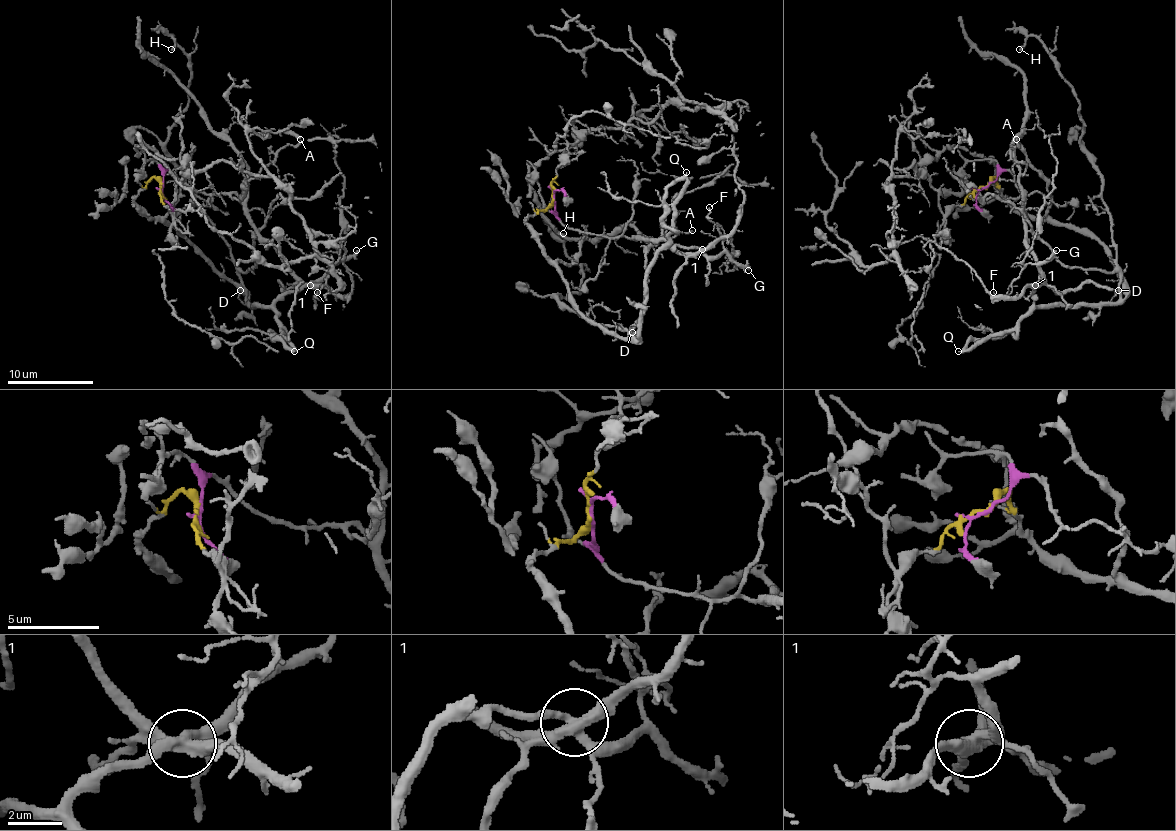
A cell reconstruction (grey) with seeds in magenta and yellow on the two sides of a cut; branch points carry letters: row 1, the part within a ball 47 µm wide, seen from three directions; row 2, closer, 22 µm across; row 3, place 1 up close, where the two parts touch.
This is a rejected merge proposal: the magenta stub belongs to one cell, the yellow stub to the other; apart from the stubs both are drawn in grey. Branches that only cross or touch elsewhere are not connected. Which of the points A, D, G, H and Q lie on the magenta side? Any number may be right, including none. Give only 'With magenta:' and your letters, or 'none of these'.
With magenta: A

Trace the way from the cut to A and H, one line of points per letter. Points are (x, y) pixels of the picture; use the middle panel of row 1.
A: (554, 197), (560, 223), (590, 234), (631, 238), (637, 234), (655, 240), (670, 227), (691, 229)
H: (552, 197), (526, 221), (543, 255), (586, 317), (631, 337), (558, 298), (579, 294), (582, 272), (562, 234)

